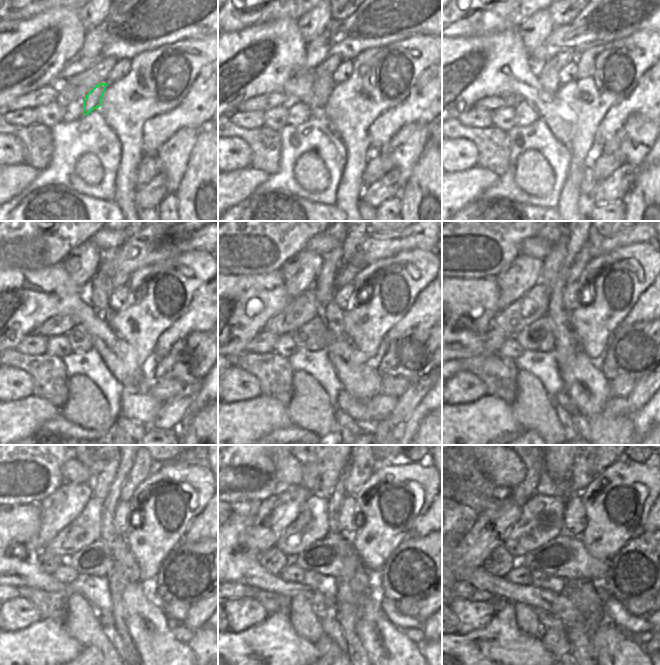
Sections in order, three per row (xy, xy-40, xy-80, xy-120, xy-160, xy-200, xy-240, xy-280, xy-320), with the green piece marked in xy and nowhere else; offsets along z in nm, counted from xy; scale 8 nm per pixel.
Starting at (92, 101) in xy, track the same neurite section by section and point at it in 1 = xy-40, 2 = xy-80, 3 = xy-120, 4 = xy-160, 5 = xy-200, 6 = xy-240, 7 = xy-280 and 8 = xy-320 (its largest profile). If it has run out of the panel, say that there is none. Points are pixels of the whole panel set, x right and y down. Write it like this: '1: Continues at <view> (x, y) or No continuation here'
1: Continues at xy-40 (322, 86)
2: Continues at xy-80 (548, 76)
3: Continues at xy-120 (100, 286)
4: Continues at xy-160 (324, 285)
5: Continues at xy-200 (551, 264)
6: Continues at xy-240 (101, 485)
7: Continues at xy-280 (334, 465)
8: Continues at xy-320 (559, 465)

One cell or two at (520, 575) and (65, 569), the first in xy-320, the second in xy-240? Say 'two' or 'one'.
one

